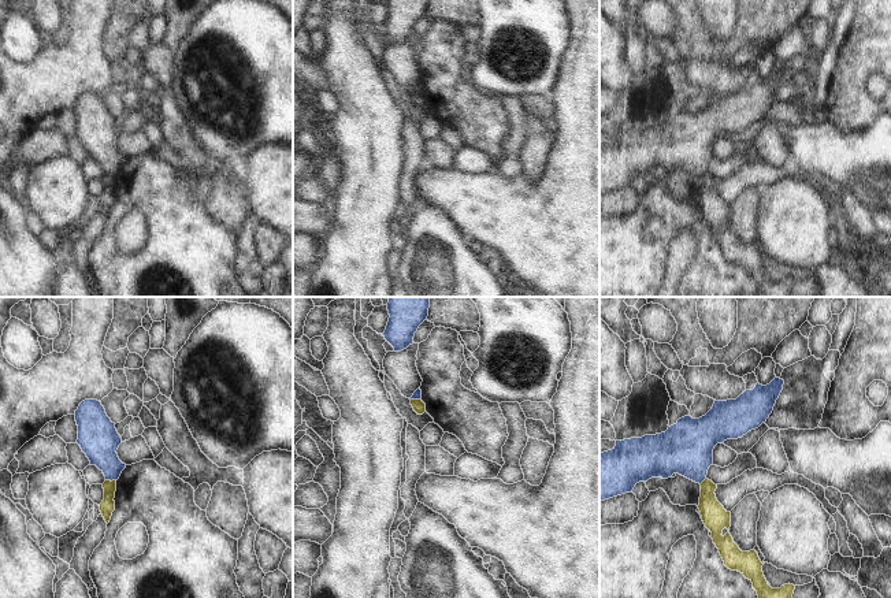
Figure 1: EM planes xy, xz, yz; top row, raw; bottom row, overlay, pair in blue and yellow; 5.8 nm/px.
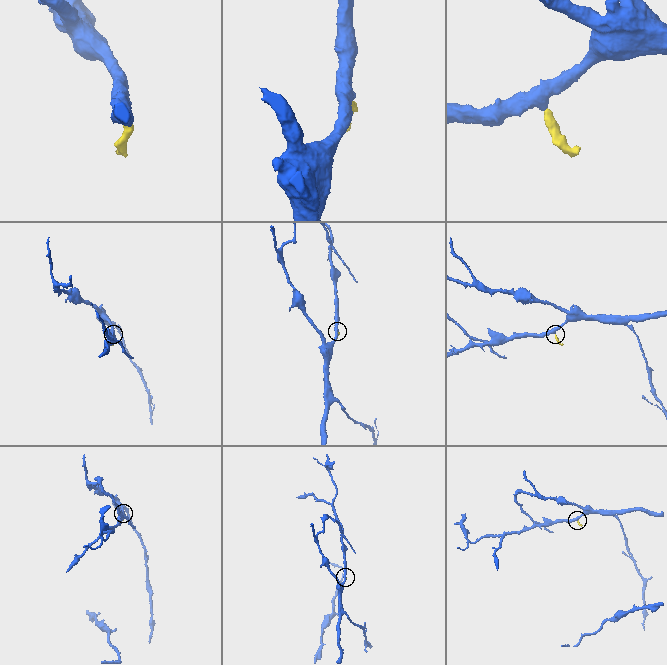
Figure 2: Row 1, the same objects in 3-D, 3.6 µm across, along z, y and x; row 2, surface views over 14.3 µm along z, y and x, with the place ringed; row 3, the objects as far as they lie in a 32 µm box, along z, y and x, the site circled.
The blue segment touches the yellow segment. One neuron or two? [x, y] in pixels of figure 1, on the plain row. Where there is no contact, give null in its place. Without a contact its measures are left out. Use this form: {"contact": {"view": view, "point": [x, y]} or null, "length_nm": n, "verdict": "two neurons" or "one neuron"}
{"contact": {"view": "xy", "point": [111, 174]}, "length_nm": 60, "verdict": "two neurons"}

